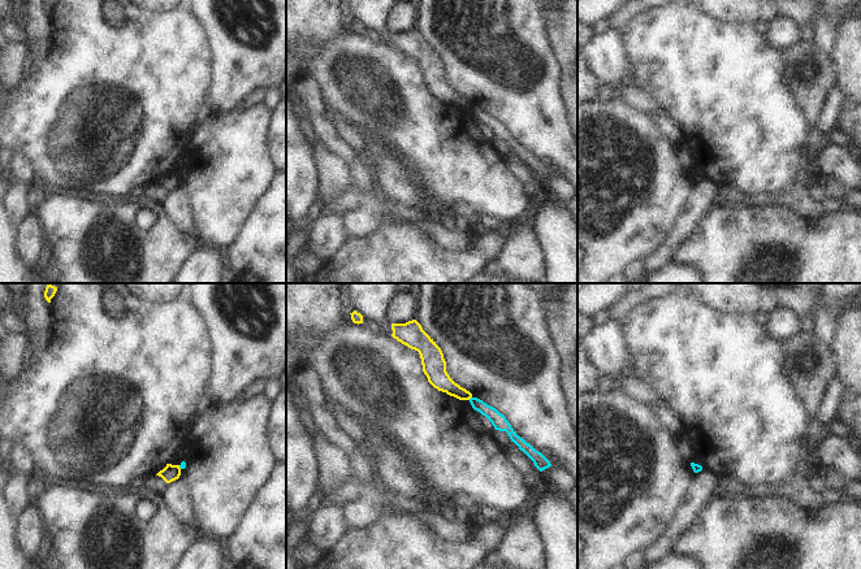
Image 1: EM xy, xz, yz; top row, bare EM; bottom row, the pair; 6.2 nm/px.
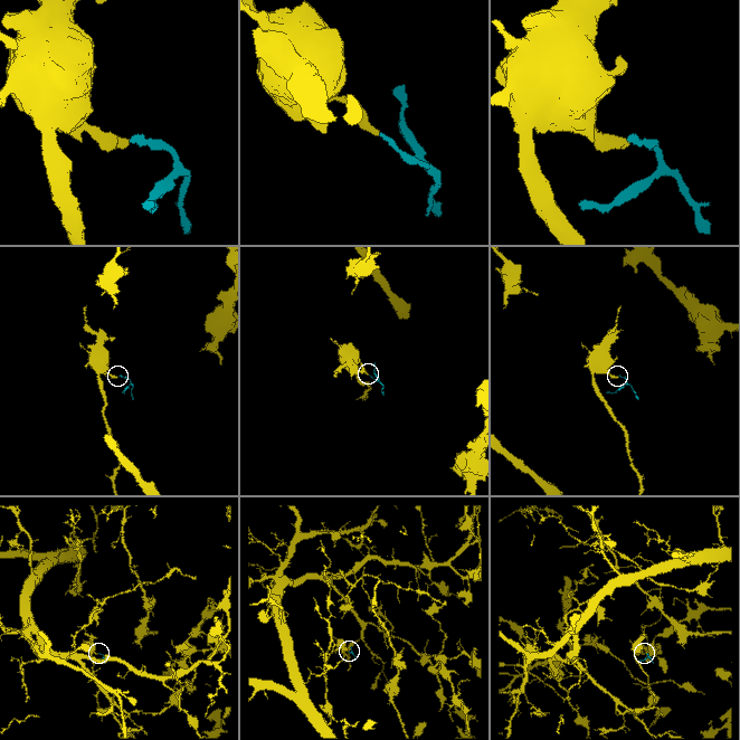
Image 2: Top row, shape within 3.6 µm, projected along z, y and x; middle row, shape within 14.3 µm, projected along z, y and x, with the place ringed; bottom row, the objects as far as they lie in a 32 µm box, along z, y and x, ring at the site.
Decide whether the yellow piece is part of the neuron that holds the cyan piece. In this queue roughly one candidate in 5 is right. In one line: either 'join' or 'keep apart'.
keep apart

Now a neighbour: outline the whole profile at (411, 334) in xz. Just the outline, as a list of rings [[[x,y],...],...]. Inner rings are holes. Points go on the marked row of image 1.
[[[416,321],[406,323],[391,323],[391,336],[419,352],[423,365],[423,372],[428,382],[438,391],[446,392],[459,400],[470,400],[472,394],[455,383],[446,372],[446,361],[441,348],[436,342],[423,330]]]

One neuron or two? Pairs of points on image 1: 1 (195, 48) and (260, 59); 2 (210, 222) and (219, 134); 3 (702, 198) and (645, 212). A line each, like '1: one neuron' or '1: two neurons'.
1: two neurons
2: one neuron
3: two neurons

